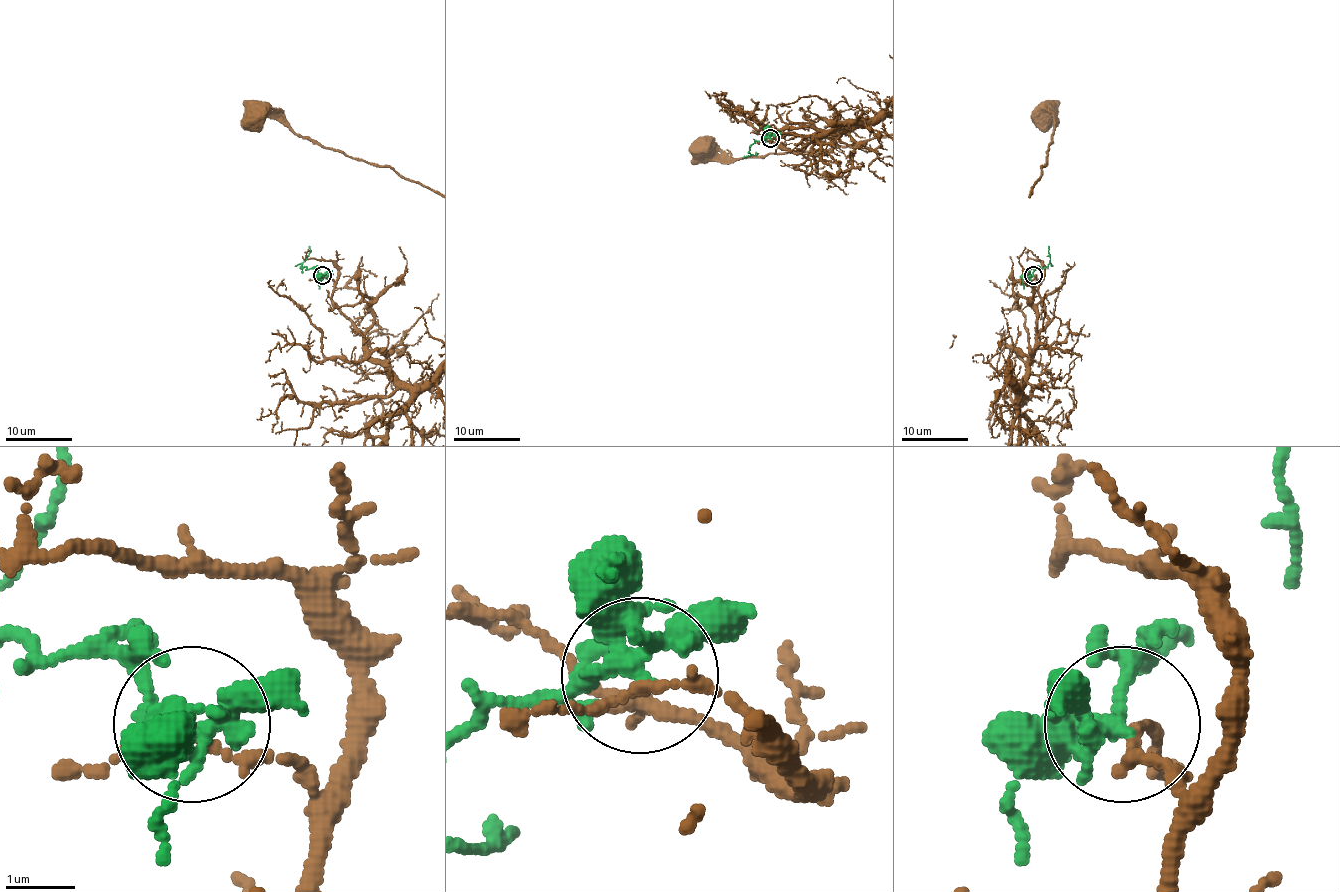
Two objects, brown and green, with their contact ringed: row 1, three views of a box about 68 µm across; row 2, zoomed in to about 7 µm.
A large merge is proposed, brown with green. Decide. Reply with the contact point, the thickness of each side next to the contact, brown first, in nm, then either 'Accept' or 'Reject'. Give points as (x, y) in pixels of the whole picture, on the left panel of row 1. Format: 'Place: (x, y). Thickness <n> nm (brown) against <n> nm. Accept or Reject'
Place: (322, 275). Thickness 120 nm (brown) against 260 nm. Reject

